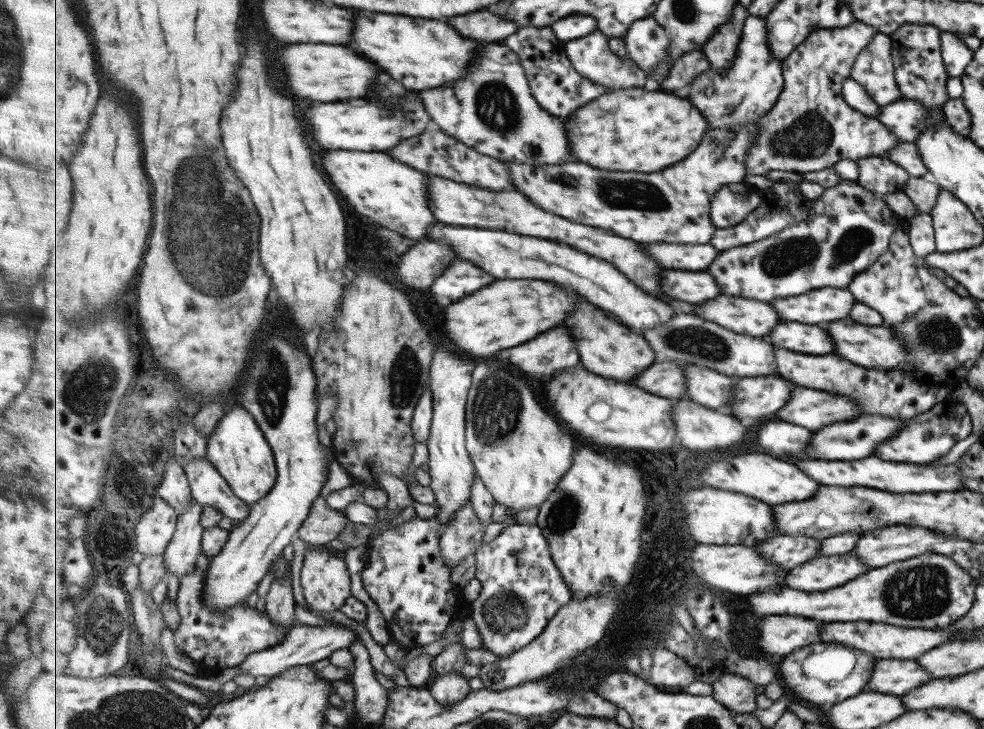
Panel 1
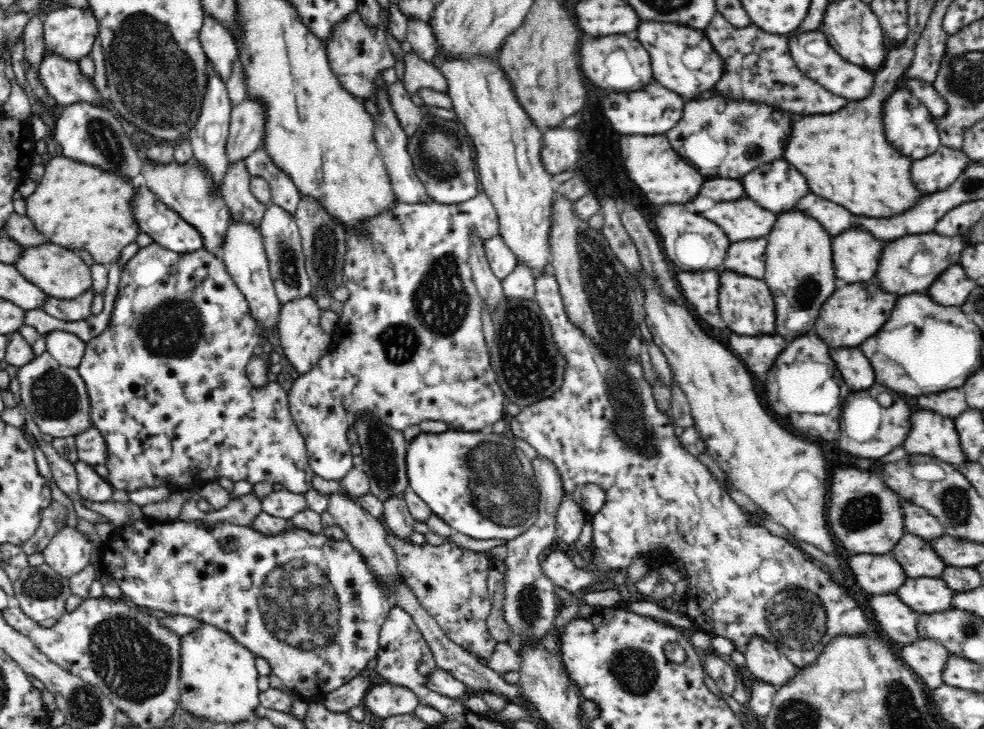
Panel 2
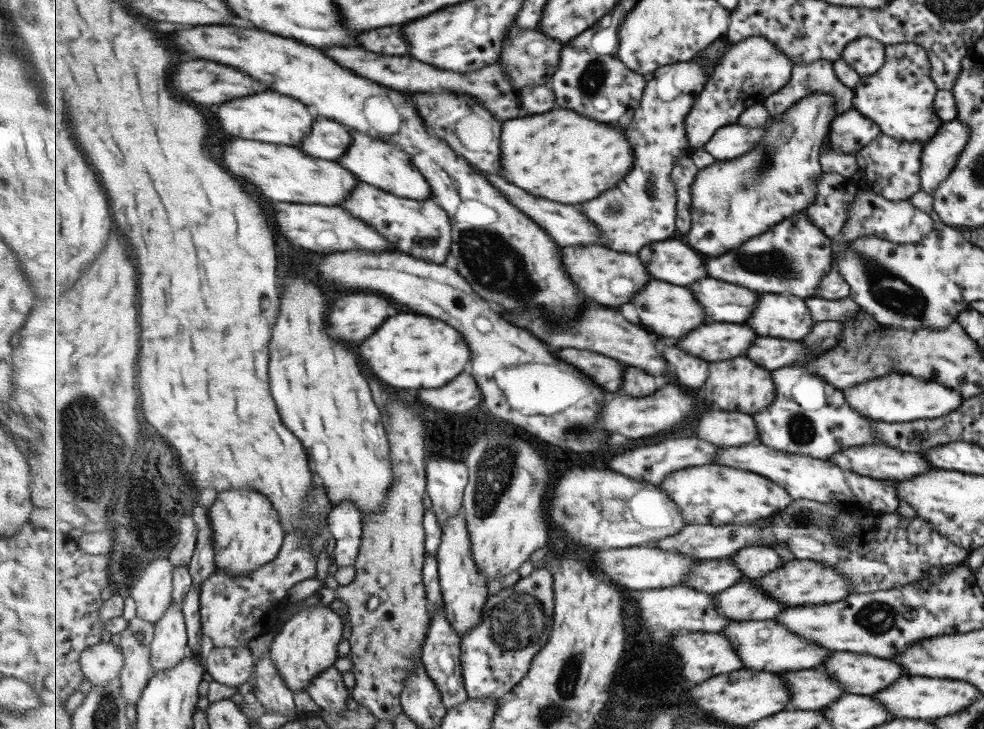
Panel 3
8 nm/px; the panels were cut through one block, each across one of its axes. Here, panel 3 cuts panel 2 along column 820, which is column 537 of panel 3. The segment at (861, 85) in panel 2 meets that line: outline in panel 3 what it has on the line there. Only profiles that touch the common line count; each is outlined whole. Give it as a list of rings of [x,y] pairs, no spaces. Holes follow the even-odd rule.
[[[517,20],[510,26],[505,42],[502,43],[500,62],[506,68],[512,83],[517,90],[522,91],[527,86],[538,84],[549,85],[553,75],[560,67],[561,53],[565,44],[547,37],[547,34],[537,29],[522,29]]]

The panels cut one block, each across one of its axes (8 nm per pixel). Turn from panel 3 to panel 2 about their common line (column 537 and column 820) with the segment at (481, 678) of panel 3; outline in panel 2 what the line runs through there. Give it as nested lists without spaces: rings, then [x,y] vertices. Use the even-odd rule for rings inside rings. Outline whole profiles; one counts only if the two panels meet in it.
[[[550,265],[538,272],[535,290],[534,300],[544,310],[546,319],[550,321],[554,340],[564,355],[565,362],[567,362],[564,371],[565,380],[560,390],[557,390],[552,396],[544,400],[539,400],[525,408],[520,407],[520,413],[512,418],[509,430],[516,438],[528,442],[532,448],[536,449],[538,454],[545,456],[556,465],[556,468],[558,468],[561,474],[565,492],[570,491],[570,493],[572,493],[577,486],[594,483],[600,486],[600,488],[604,490],[604,493],[606,493],[604,506],[602,506],[596,514],[588,517],[592,524],[592,530],[594,531],[590,544],[592,564],[590,564],[588,568],[576,568],[570,553],[564,551],[552,552],[546,556],[542,556],[540,560],[540,569],[544,571],[544,575],[546,575],[554,585],[567,589],[568,592],[574,594],[578,589],[583,589],[586,586],[594,587],[593,582],[598,578],[598,574],[602,574],[602,572],[607,574],[605,572],[606,570],[614,571],[619,569],[624,571],[635,557],[643,556],[646,552],[650,552],[652,548],[656,548],[657,546],[659,552],[661,552],[661,556],[666,560],[665,563],[670,563],[669,560],[673,560],[674,558],[683,561],[689,582],[687,586],[689,596],[687,616],[694,624],[711,636],[723,636],[730,639],[736,647],[747,645],[752,638],[764,638],[766,641],[776,645],[776,648],[780,649],[780,652],[788,657],[788,660],[798,669],[810,666],[837,636],[863,637],[864,635],[873,633],[874,628],[872,628],[870,622],[868,622],[868,620],[871,620],[871,617],[866,616],[866,610],[860,608],[860,606],[848,596],[848,591],[846,592],[844,588],[840,587],[840,585],[838,586],[837,582],[835,583],[830,576],[826,574],[819,563],[806,559],[806,556],[804,556],[804,553],[802,553],[798,547],[794,547],[788,540],[771,534],[765,527],[757,524],[753,518],[751,518],[751,514],[738,505],[730,497],[730,494],[722,488],[721,483],[708,470],[708,467],[683,447],[683,444],[676,438],[676,434],[674,433],[673,421],[657,407],[657,402],[652,395],[653,387],[644,380],[640,359],[628,358],[627,356],[607,352],[607,350],[600,348],[600,344],[596,344],[587,334],[584,334],[584,331],[577,324],[574,324],[568,318],[566,305],[564,305],[564,300],[560,294],[558,280],[554,277]],[[658,430],[662,430],[662,434],[664,434],[662,438],[658,438]]]

